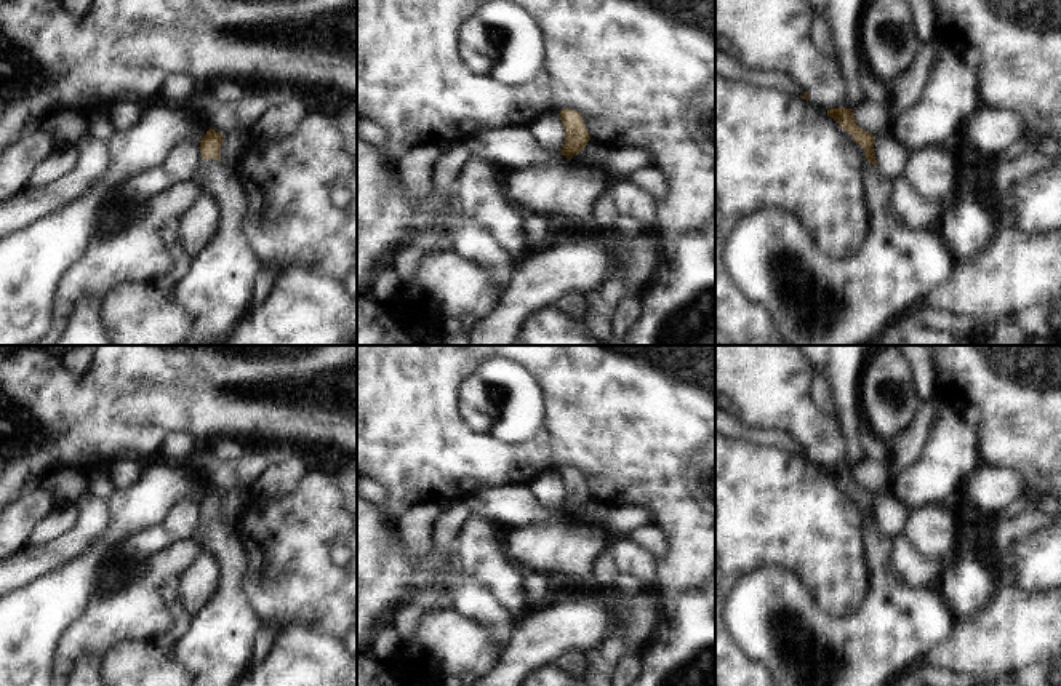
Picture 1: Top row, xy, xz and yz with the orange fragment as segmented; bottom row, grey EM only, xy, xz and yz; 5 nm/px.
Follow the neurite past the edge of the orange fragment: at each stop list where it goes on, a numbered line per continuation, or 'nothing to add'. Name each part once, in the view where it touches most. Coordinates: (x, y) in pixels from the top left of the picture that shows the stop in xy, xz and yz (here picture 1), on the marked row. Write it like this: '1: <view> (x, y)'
1: xy (215, 293)

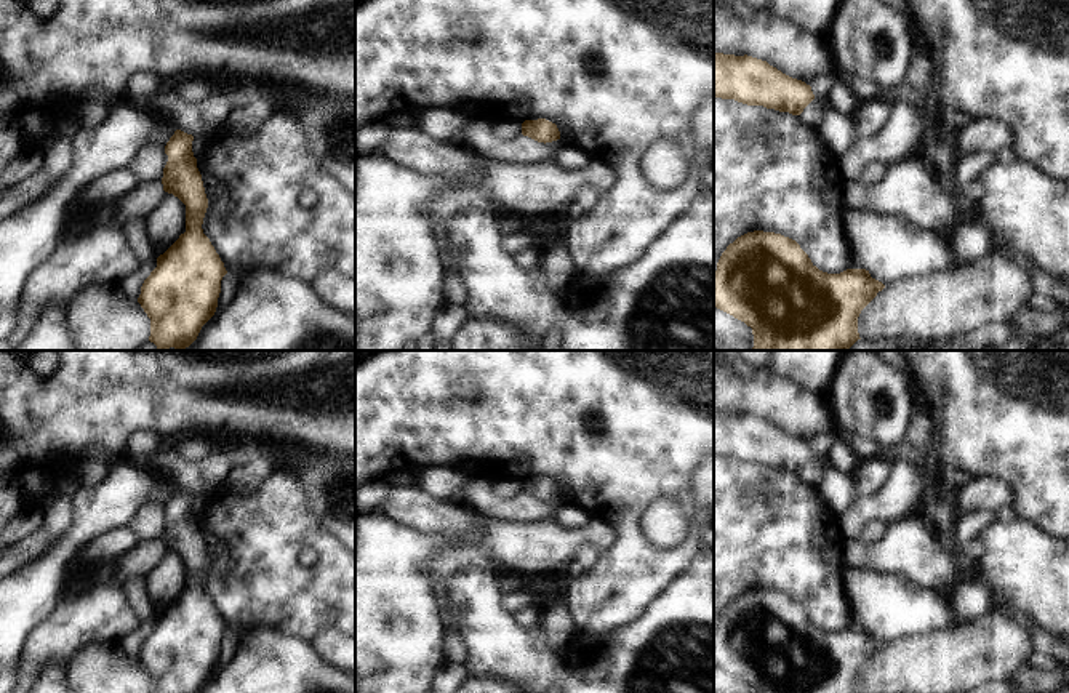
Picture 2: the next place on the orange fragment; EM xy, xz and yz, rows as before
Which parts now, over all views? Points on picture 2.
nothing to add

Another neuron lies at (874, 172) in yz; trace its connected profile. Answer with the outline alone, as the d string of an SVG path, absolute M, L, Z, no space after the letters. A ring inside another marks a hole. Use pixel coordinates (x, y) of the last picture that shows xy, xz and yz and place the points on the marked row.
M871 162L863 168L859 182L867 187L872 187L877 182L880 182L880 179L887 174L887 171L888 171L888 165L880 162Z

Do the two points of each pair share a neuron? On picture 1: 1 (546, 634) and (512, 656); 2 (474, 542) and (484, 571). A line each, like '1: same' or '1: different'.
1: same
2: same

